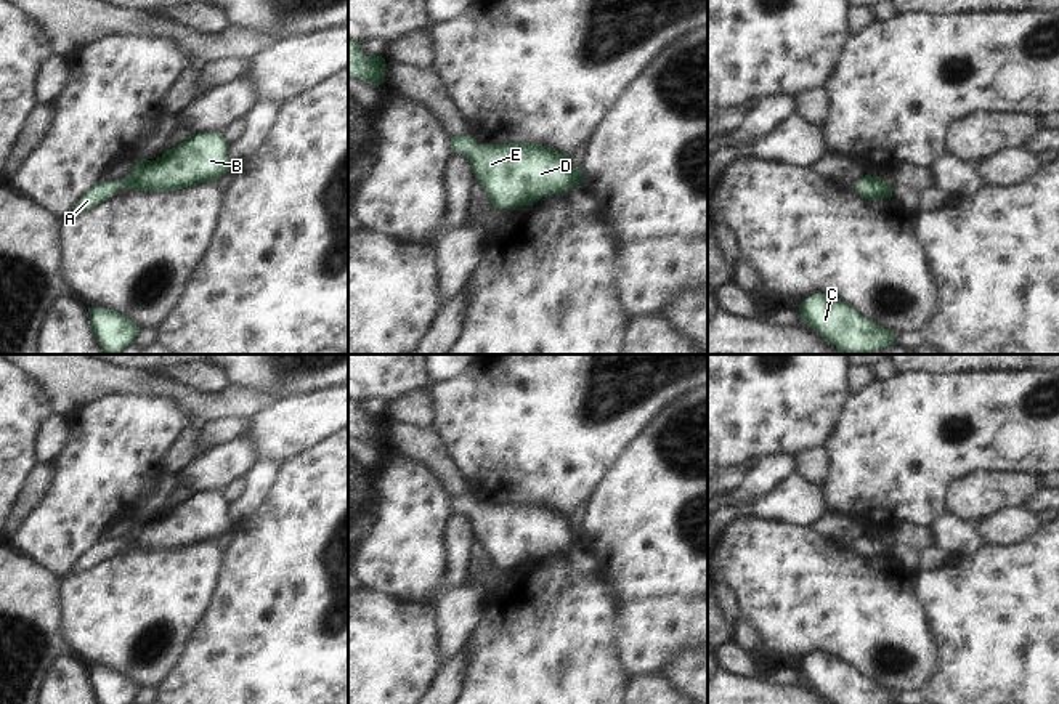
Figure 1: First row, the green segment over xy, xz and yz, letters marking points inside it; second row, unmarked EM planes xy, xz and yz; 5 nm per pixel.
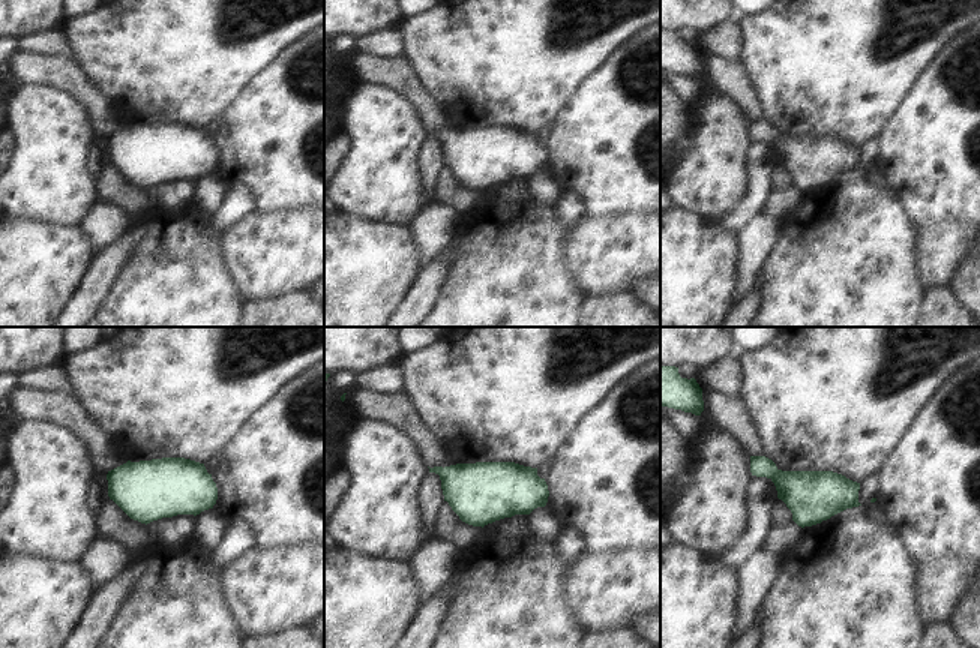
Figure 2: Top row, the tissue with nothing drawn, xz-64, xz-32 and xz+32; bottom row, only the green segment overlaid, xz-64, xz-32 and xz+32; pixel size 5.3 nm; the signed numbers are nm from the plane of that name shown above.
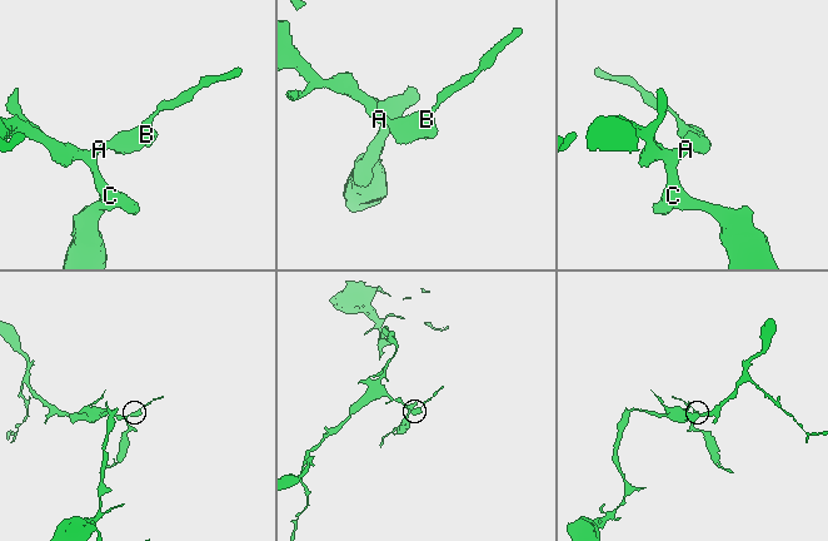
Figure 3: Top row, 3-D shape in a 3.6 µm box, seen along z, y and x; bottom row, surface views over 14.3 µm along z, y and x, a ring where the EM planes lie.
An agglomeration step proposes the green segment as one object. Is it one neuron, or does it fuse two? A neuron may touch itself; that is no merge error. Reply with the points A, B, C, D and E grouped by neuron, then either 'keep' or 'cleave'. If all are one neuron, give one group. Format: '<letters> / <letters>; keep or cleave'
A B C D E; keep

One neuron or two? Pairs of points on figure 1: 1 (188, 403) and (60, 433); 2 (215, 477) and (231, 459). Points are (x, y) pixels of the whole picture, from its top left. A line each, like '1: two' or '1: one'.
1: two
2: one

